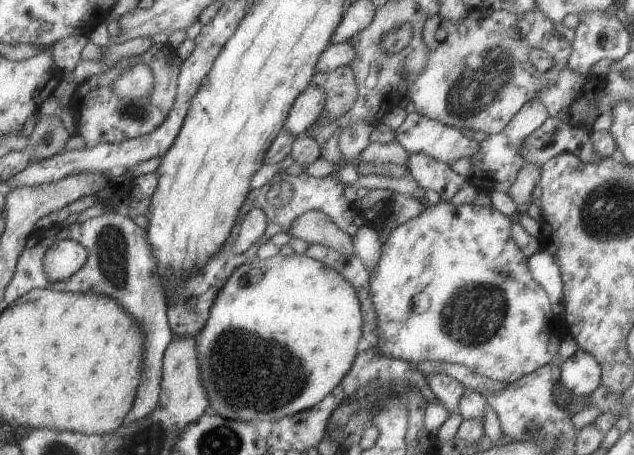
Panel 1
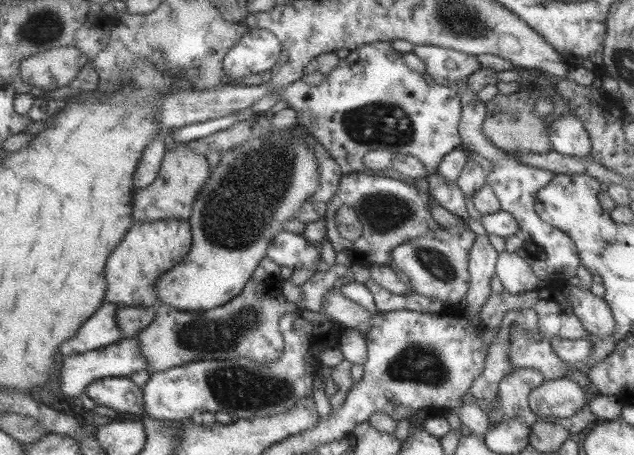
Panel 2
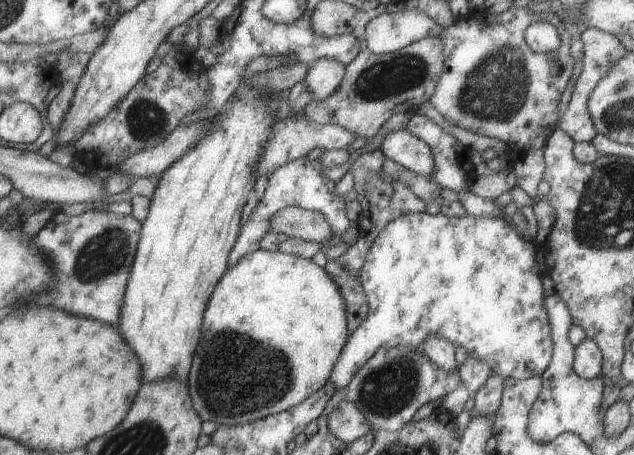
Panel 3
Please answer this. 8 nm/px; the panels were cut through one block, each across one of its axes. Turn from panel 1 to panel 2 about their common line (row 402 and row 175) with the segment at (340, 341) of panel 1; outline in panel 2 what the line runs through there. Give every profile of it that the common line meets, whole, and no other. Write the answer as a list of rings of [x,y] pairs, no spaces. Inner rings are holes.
[[[295,122],[289,129],[279,129],[273,134],[267,134],[265,138],[248,138],[245,142],[230,148],[227,152],[220,156],[219,163],[210,172],[207,181],[203,184],[203,187],[199,190],[197,197],[192,205],[192,213],[187,220],[191,230],[191,246],[189,252],[186,253],[185,258],[179,263],[164,272],[153,284],[153,290],[155,290],[155,296],[157,296],[157,305],[165,304],[165,306],[171,306],[175,310],[211,310],[213,308],[221,307],[223,304],[227,304],[229,300],[233,300],[237,294],[241,293],[243,286],[250,279],[251,273],[255,270],[259,260],[265,256],[266,246],[269,242],[273,242],[273,236],[283,231],[281,226],[287,222],[287,220],[294,219],[294,212],[301,208],[303,200],[313,194],[319,186],[319,177],[317,177],[317,163],[315,163],[315,157],[313,157],[312,148],[306,144],[311,139],[310,132],[298,122]]]

